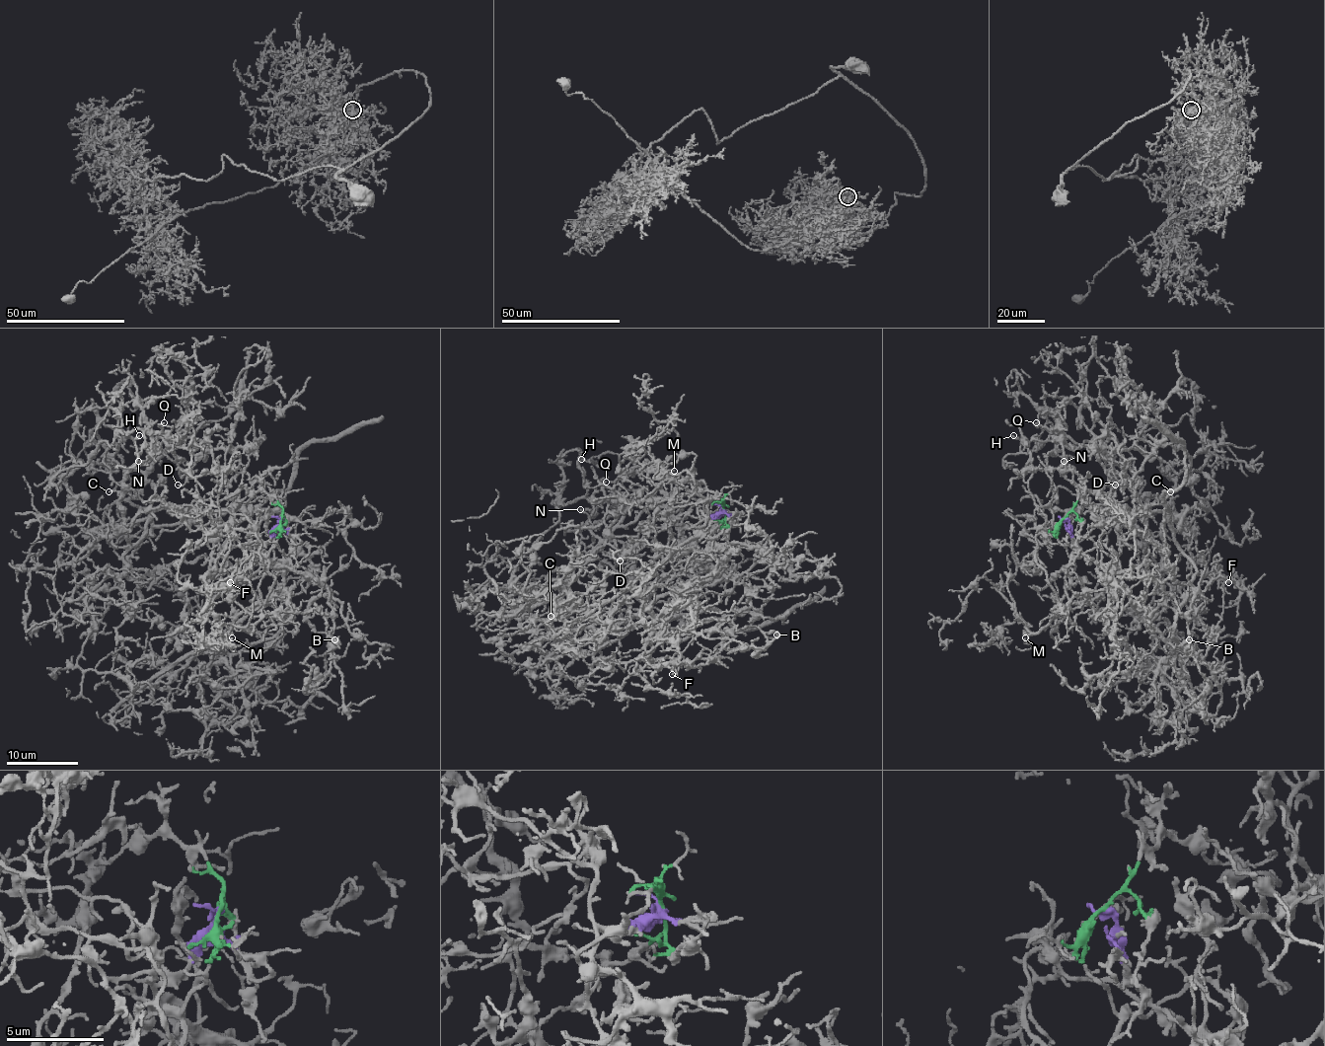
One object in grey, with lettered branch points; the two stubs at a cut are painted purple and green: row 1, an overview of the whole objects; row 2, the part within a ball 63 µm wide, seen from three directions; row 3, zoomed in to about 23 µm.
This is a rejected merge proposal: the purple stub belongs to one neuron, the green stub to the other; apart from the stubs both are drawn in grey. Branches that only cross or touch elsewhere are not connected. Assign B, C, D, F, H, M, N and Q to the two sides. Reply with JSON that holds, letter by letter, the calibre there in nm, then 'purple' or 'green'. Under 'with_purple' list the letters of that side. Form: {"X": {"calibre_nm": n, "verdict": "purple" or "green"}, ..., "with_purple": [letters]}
{"B": {"calibre_nm": 140, "verdict": "purple"}, "C": {"calibre_nm": 130, "verdict": "purple"}, "D": {"calibre_nm": 160, "verdict": "purple"}, "F": {"calibre_nm": 90, "verdict": "purple"}, "H": {"calibre_nm": 160, "verdict": "purple"}, "M": {"calibre_nm": 130, "verdict": "green"}, "N": {"calibre_nm": 150, "verdict": "purple"}, "Q": {"calibre_nm": 170, "verdict": "purple"}, "with_purple": ["B", "C", "D", "F", "H", "N", "Q"]}

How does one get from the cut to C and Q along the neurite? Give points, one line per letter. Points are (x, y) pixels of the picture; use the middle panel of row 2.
C: (723, 510), (698, 528), (757, 615), (775, 589), (745, 573), (662, 593), (596, 629), (561, 589), (551, 616)
Q: (723, 510), (698, 528), (757, 615), (775, 589), (745, 573), (596, 629), (561, 589), (621, 517), (607, 482)

